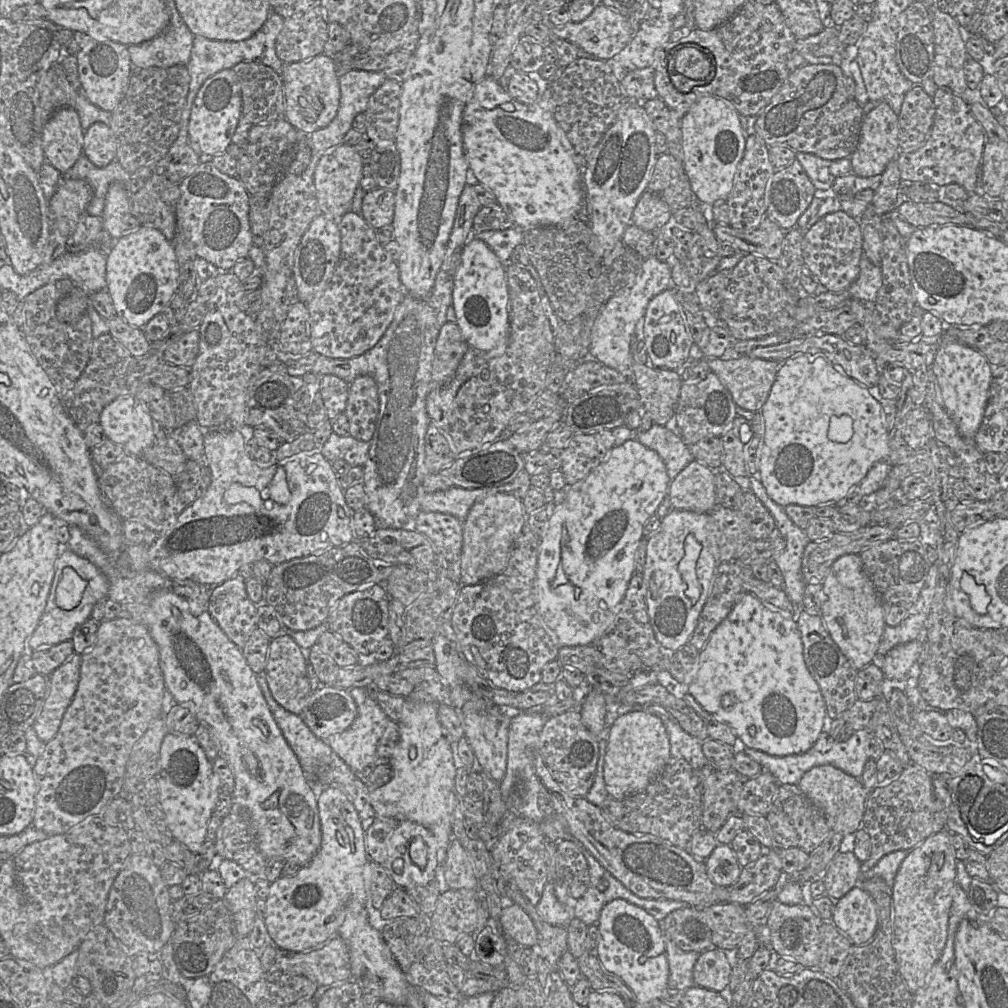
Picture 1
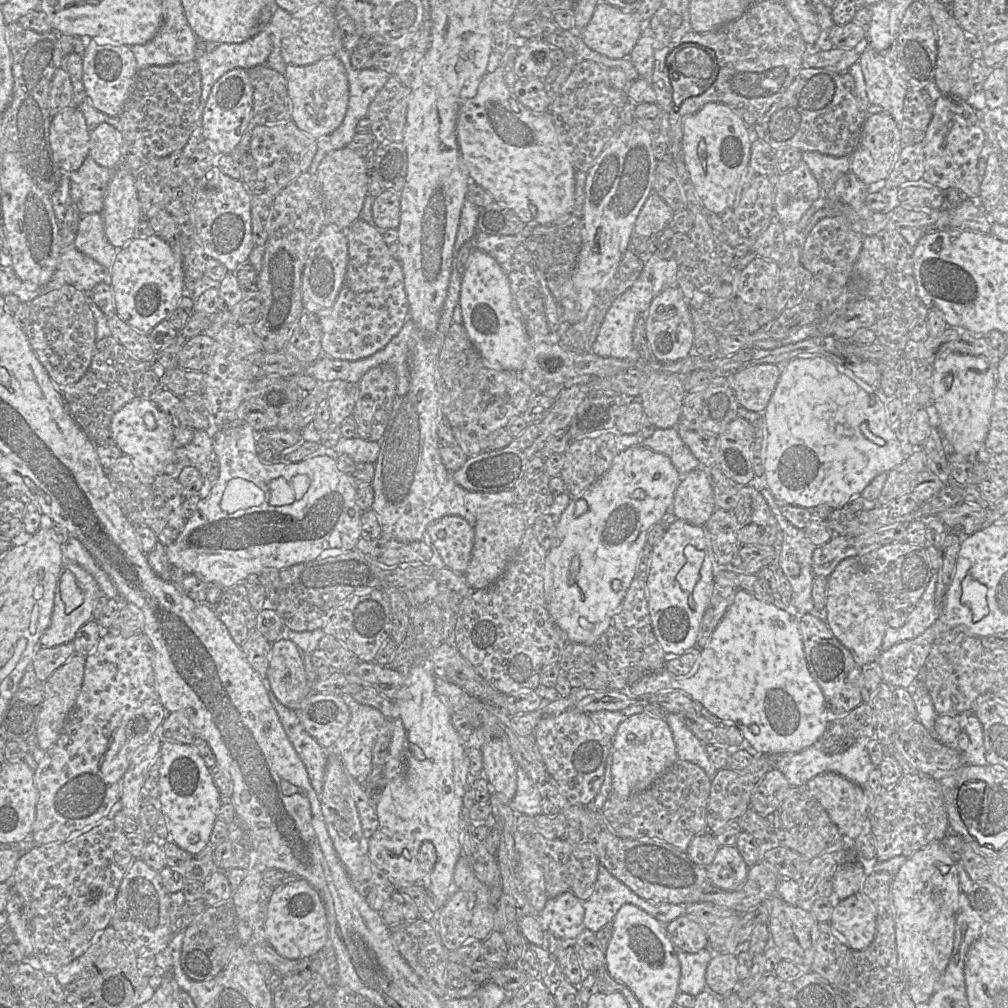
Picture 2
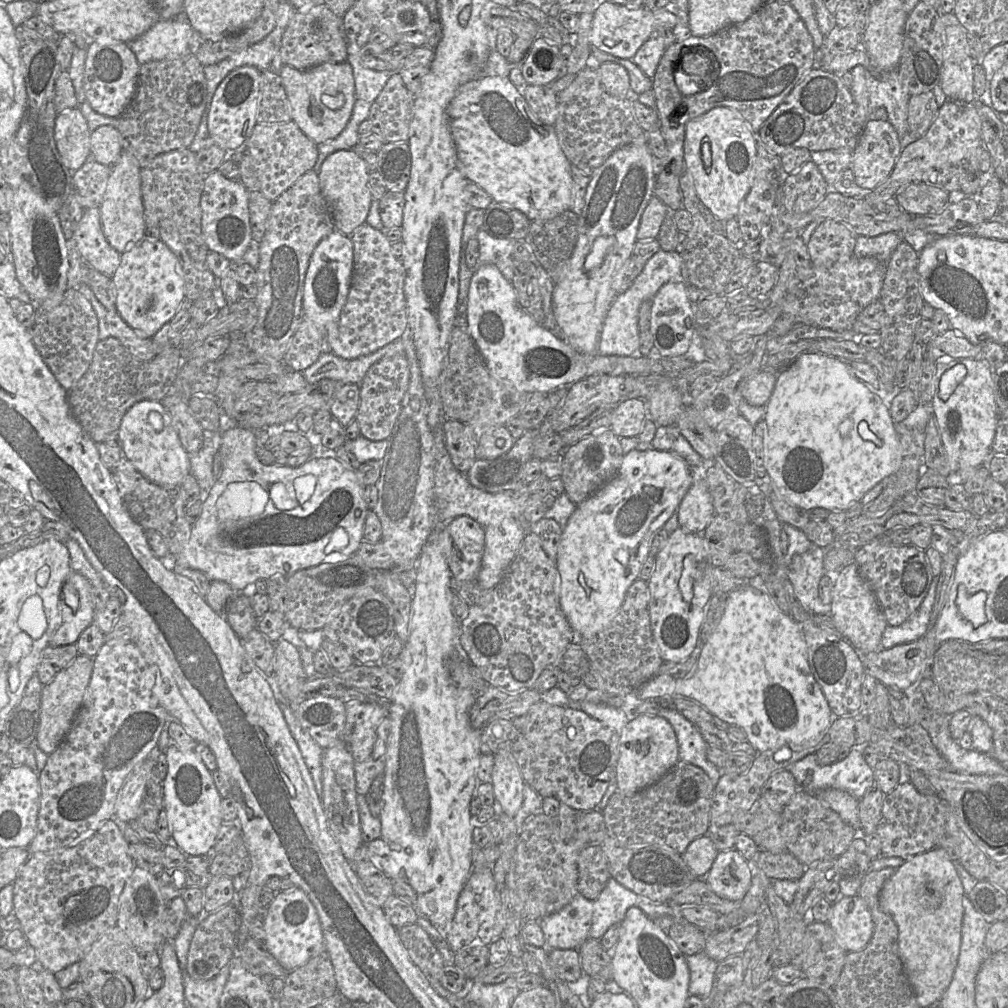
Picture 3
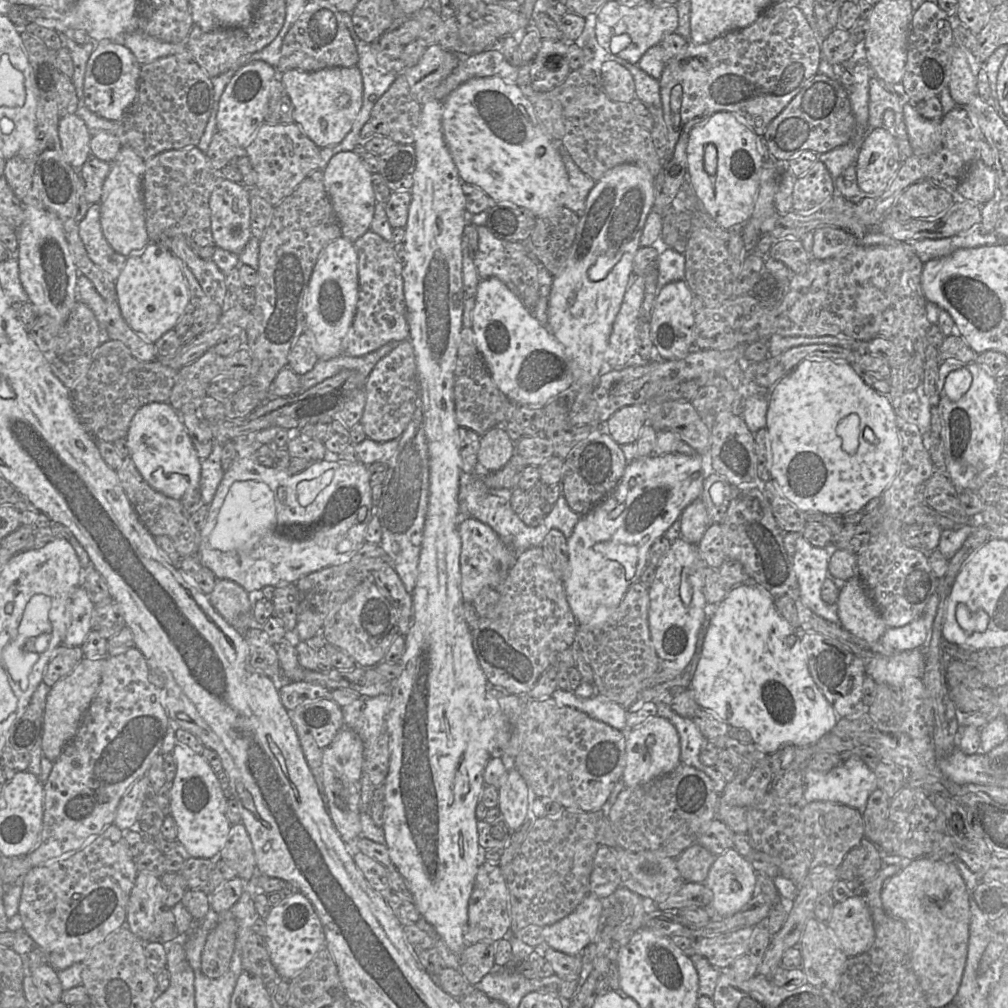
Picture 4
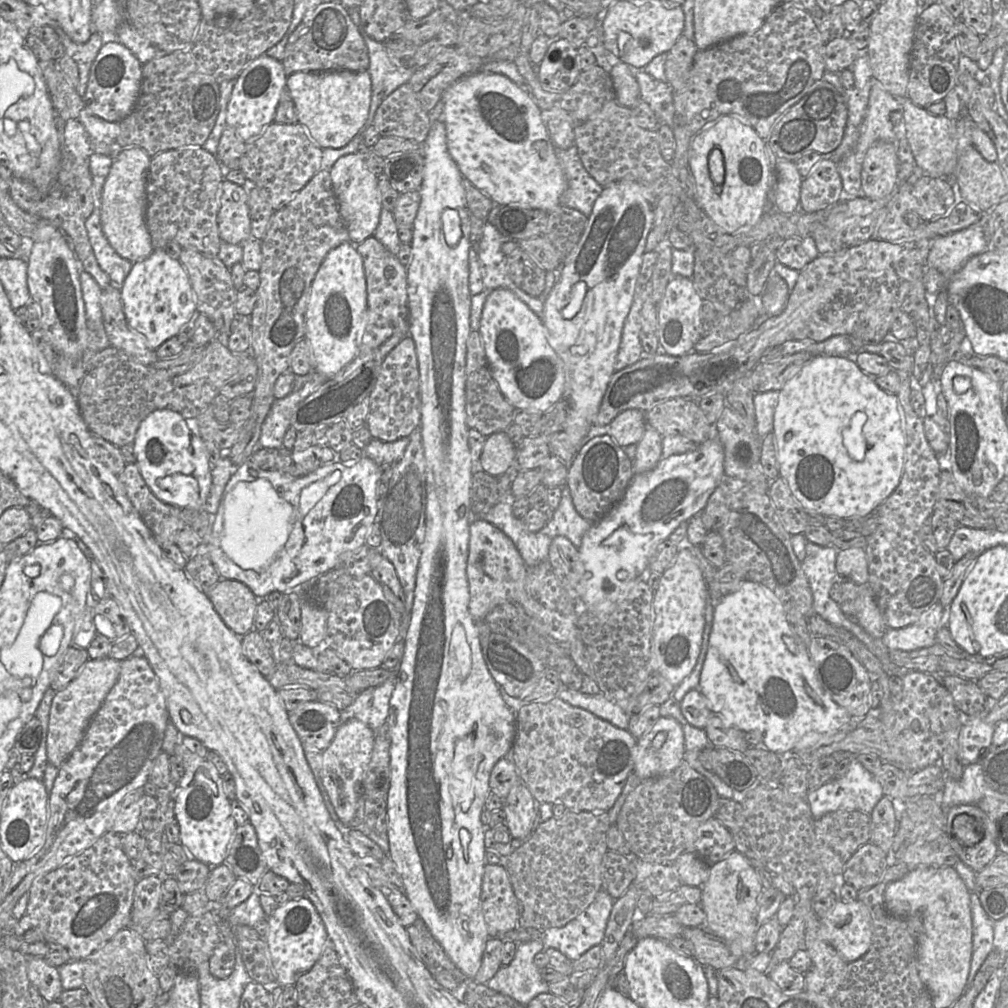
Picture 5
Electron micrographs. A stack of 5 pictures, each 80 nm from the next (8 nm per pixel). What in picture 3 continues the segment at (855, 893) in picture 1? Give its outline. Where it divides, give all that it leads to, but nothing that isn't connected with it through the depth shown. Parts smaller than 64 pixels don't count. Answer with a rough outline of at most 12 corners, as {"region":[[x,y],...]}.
{"region":[[859,895],[834,903],[828,924],[847,953],[874,932]]}

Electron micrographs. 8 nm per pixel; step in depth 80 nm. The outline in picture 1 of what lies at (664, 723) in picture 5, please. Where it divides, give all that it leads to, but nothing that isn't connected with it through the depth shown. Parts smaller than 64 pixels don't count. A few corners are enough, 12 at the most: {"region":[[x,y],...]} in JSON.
{"region":[[619,715],[609,730],[604,783],[622,800],[671,760],[660,718]]}

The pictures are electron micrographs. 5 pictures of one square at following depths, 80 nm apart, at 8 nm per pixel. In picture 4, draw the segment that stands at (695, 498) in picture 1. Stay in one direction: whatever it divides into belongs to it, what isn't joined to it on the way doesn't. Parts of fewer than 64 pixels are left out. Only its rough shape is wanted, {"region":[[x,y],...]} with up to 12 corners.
{"region":[[701,497],[679,517],[681,537],[698,544],[711,524]]}

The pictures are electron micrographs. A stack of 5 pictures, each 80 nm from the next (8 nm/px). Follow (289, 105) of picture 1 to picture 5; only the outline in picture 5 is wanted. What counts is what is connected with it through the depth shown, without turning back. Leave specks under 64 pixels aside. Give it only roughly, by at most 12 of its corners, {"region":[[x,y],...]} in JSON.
{"region":[[368,71],[295,72],[286,88],[321,149],[368,118]]}

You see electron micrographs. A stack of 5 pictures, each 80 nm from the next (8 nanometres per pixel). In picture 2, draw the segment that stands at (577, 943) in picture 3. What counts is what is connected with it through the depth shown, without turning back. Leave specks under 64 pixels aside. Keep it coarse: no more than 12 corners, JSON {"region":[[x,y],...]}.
{"region":[[567,891],[539,913],[543,931],[573,942],[586,928],[584,901]]}

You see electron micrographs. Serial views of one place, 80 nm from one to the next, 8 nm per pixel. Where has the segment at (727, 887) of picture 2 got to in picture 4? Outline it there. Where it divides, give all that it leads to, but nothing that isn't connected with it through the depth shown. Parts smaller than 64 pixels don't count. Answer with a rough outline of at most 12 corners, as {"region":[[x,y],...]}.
{"region":[[735,848],[717,856],[704,884],[712,917],[728,918],[756,894],[758,874]]}

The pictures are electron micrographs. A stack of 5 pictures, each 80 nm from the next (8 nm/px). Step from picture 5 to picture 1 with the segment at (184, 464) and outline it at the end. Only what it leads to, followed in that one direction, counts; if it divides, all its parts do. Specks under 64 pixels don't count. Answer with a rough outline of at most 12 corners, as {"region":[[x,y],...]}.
{"region":[[136,397],[104,407],[99,424],[141,457],[160,427]]}

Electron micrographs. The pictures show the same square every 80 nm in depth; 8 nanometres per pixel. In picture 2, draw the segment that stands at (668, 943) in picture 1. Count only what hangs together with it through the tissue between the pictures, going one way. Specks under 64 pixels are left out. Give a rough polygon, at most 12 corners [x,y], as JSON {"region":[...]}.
{"region":[[676,949],[681,966],[680,992],[707,990],[706,969],[714,953]]}

